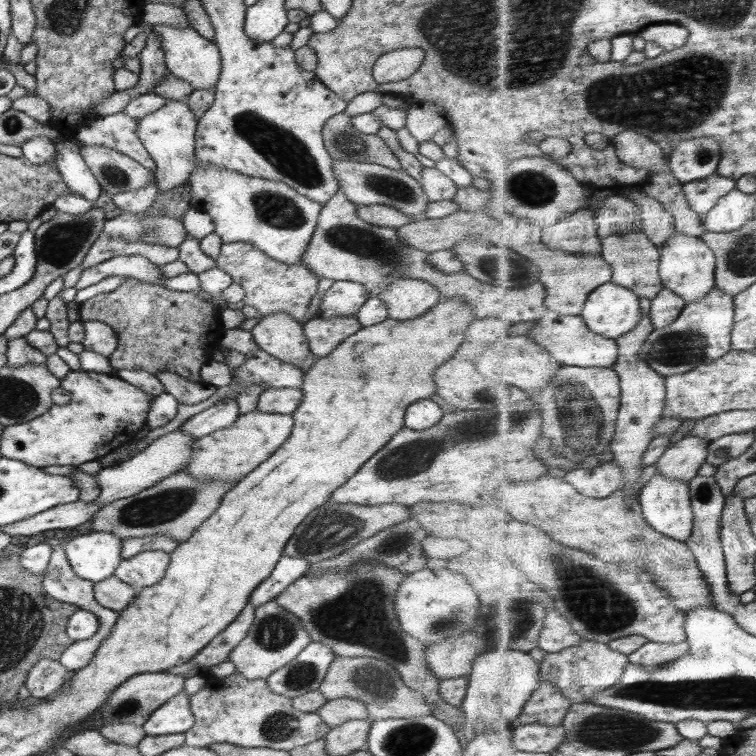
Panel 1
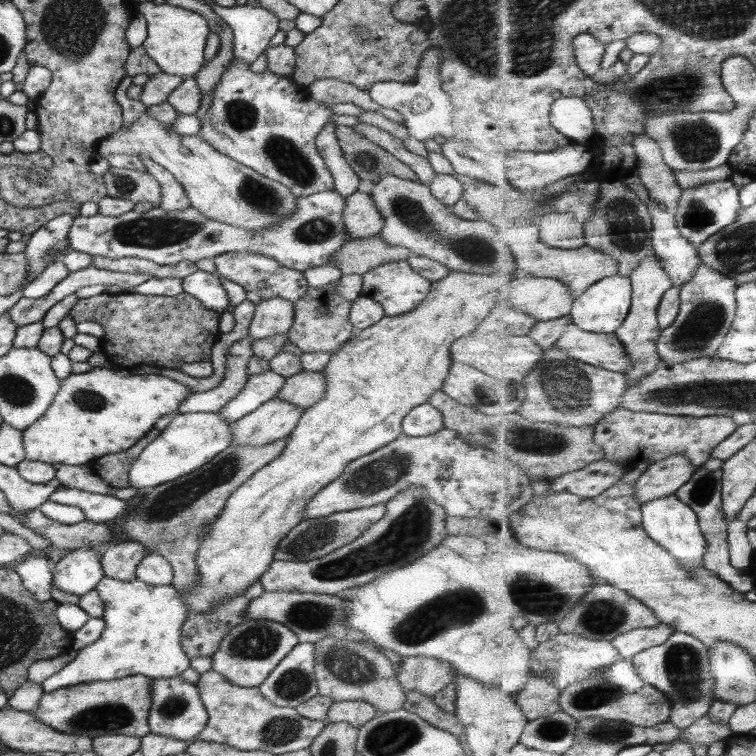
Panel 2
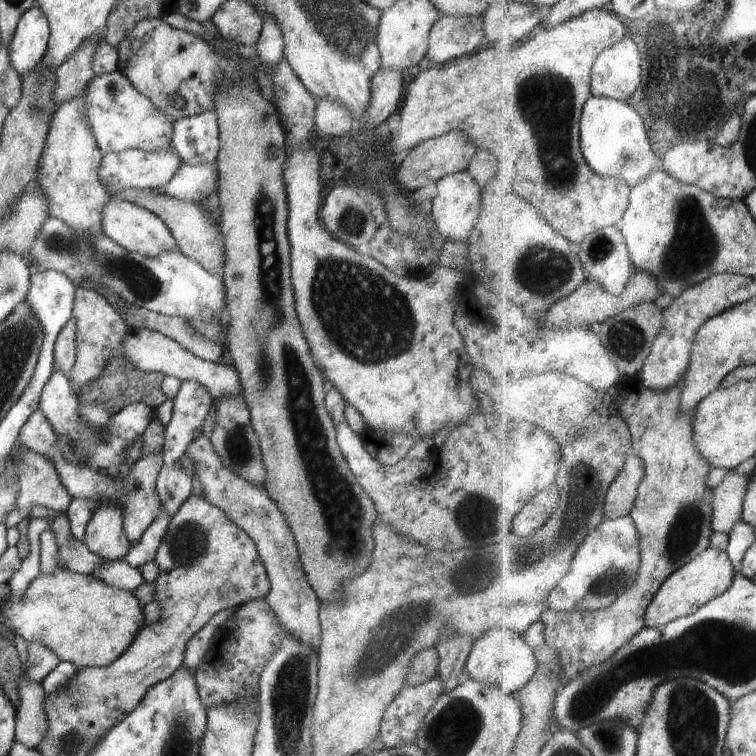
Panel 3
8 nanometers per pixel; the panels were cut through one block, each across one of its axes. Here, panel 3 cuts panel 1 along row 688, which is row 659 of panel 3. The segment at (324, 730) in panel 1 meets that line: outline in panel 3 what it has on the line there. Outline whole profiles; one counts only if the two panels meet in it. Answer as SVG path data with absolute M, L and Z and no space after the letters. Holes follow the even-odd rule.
M265 598L244 601L228 610L233 613L225 621L221 615L221 621L215 623L219 627L213 632L208 648L193 672L199 699L206 710L256 697L261 672L283 639L282 626Z

